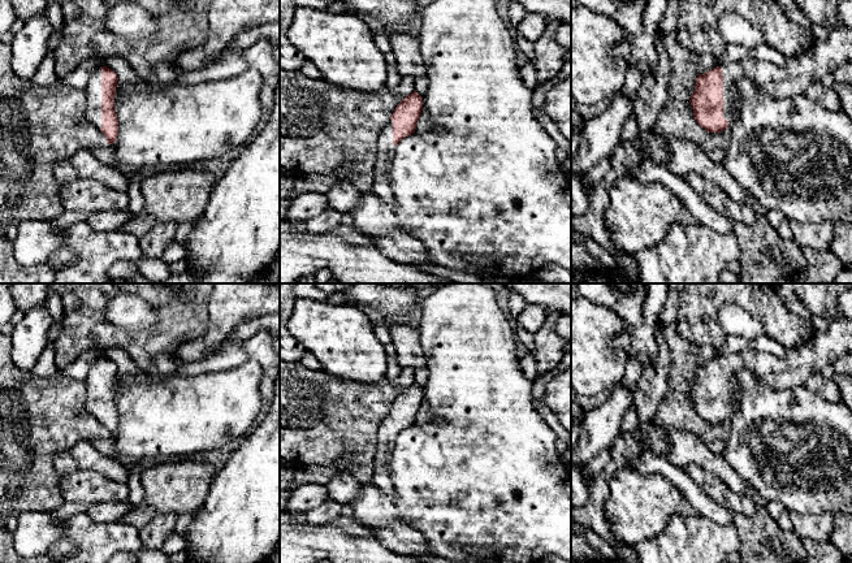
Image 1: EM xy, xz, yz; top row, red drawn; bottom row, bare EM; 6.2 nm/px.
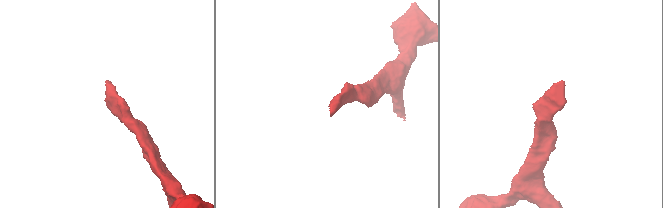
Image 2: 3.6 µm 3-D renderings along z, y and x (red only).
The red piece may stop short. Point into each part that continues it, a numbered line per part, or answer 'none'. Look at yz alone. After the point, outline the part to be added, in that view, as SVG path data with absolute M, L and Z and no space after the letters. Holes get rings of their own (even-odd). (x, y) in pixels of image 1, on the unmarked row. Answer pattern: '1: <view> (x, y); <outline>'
1: yz (800, 362); M835 320L825 333L816 334L814 339L803 346L787 348L784 356L778 358L769 352L745 348L731 354L723 360L723 408L728 417L739 404L739 394L732 382L732 373L749 369L771 390L804 385L808 377L821 372L826 364L838 358L852 354L852 320Z

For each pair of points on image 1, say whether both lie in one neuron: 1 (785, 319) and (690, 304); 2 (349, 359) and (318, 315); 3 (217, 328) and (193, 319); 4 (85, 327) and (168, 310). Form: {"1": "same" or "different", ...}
{"1": "same", "2": "same", "3": "different", "4": "same"}

